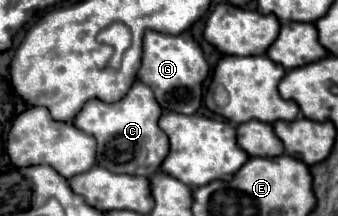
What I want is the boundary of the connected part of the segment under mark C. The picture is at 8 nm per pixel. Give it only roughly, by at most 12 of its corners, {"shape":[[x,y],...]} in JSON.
{"shape":[[136,80],[116,104],[88,100],[74,124],[98,142],[96,162],[152,176],[148,150],[166,134],[152,90]]}

